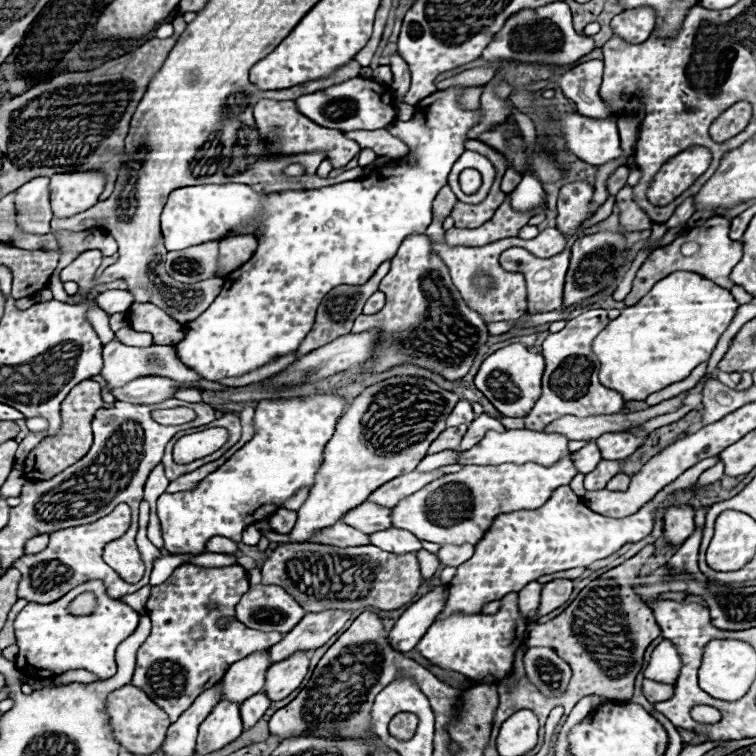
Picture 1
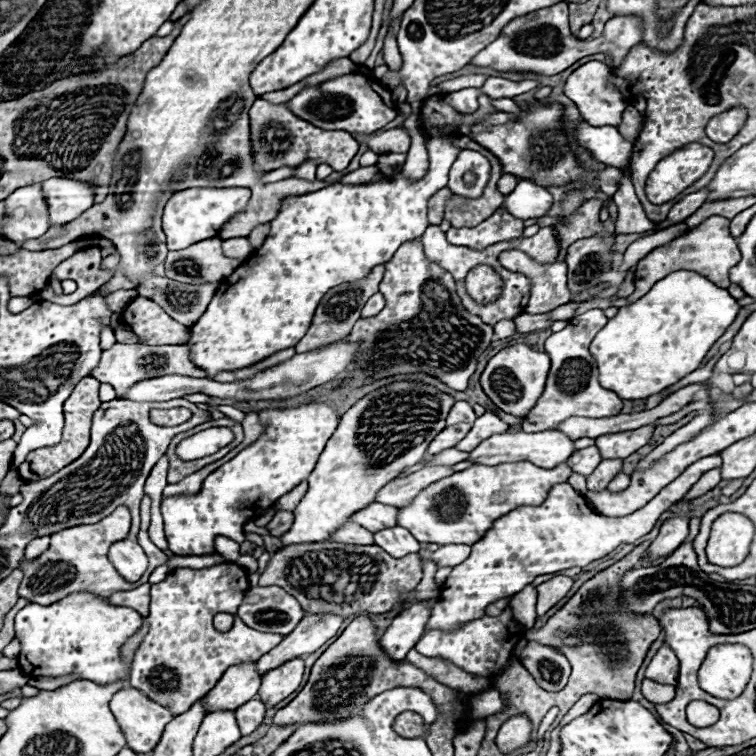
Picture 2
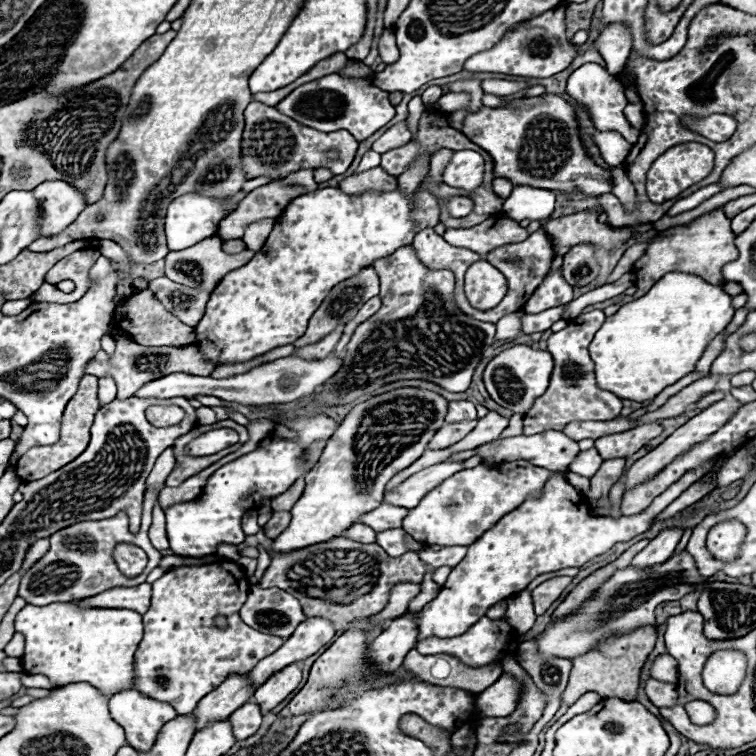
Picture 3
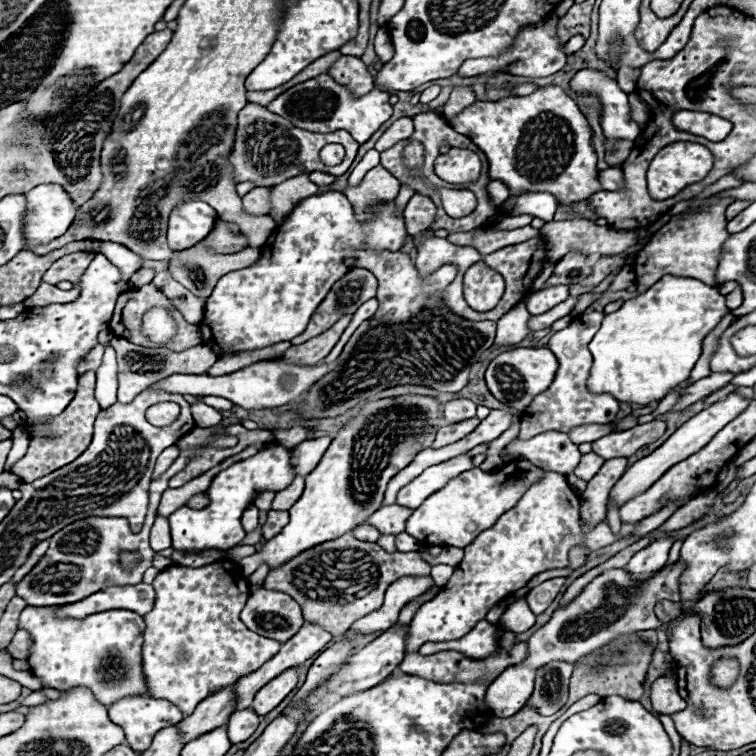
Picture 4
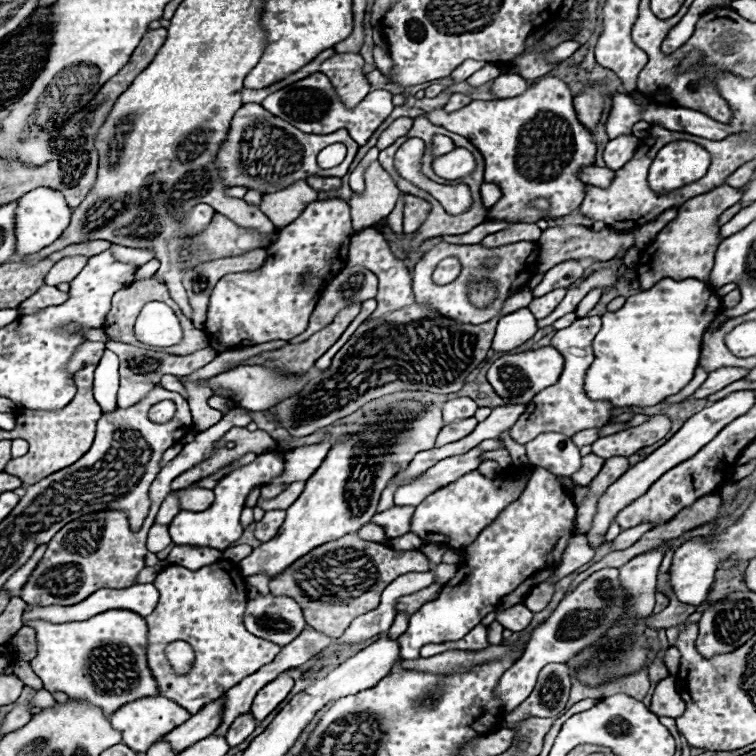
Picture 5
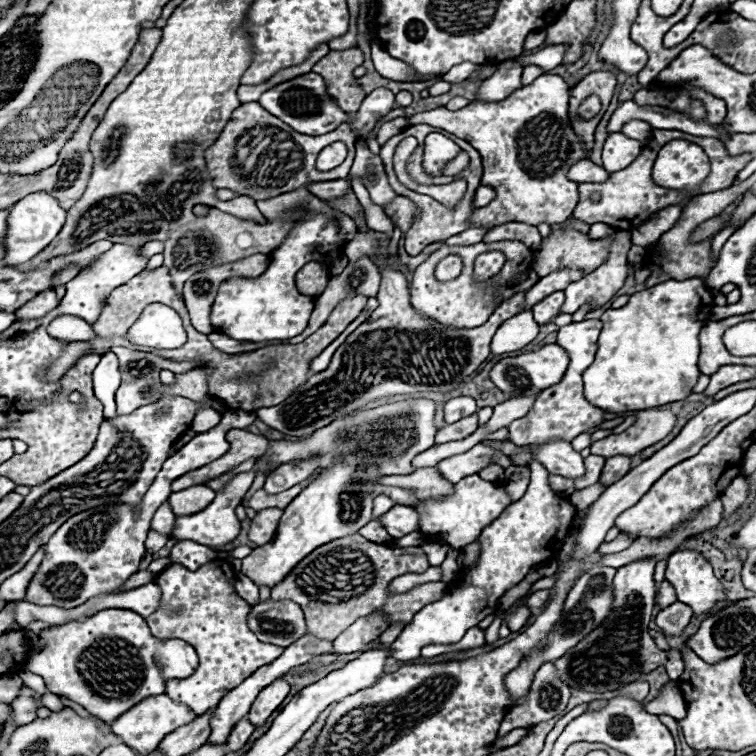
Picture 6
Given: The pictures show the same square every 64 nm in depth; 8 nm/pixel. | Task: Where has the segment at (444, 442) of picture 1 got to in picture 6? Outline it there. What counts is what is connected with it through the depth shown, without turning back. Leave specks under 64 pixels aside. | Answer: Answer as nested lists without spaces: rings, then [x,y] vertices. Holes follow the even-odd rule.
[[[478,414],[466,416],[454,424],[444,426],[442,430],[438,430],[436,434],[436,444],[444,444],[444,442],[454,442],[454,440],[462,440],[466,436],[470,436],[474,430],[478,428]]]

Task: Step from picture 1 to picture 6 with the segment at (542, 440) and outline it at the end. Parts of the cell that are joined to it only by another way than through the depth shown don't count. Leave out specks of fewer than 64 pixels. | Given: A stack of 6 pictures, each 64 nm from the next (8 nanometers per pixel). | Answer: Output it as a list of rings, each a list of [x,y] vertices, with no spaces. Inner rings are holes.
[[[556,440],[538,444],[538,450],[532,458],[542,462],[550,474],[558,474],[570,480],[584,476],[584,458],[570,446],[570,442]]]

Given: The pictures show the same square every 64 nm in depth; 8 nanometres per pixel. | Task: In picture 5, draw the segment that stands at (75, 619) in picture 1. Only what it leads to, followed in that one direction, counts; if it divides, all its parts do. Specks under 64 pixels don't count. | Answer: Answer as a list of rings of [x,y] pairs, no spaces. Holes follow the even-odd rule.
[[[106,610],[100,612],[88,620],[82,622],[64,622],[64,624],[50,624],[44,620],[32,620],[26,626],[36,630],[38,638],[38,654],[30,660],[30,668],[42,678],[44,688],[48,692],[64,692],[70,698],[84,700],[96,708],[102,708],[104,716],[110,718],[110,712],[116,708],[122,708],[124,704],[146,698],[146,696],[158,696],[158,684],[152,676],[152,670],[148,668],[148,628],[146,620],[142,616],[136,616],[136,612],[130,610]]]

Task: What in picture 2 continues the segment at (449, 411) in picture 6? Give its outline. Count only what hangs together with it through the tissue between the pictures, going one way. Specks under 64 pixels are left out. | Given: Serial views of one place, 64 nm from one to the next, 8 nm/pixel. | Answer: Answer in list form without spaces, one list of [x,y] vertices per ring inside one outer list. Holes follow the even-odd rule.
[[[460,400],[460,402],[456,402],[456,404],[452,406],[452,410],[450,410],[448,418],[446,418],[446,424],[452,426],[452,424],[460,424],[460,422],[464,422],[464,420],[474,422],[474,420],[476,420],[476,414],[474,414],[474,410],[472,410],[472,406],[470,406],[468,402]]]

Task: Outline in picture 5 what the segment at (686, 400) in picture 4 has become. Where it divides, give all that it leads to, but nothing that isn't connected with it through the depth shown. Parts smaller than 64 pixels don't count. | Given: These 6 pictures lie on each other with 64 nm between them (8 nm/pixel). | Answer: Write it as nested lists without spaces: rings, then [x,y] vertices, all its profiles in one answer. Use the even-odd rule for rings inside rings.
[[[718,368],[708,374],[708,380],[692,396],[694,398],[708,398],[710,394],[726,388],[728,384],[732,384],[736,380],[742,380],[748,374],[750,374],[748,368]]]

